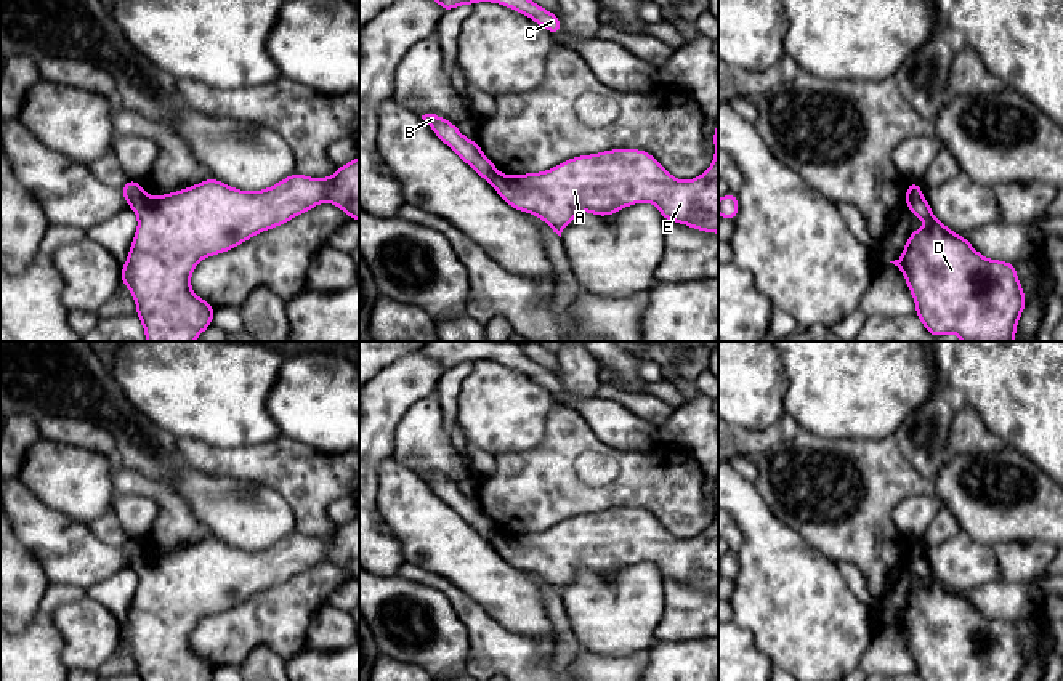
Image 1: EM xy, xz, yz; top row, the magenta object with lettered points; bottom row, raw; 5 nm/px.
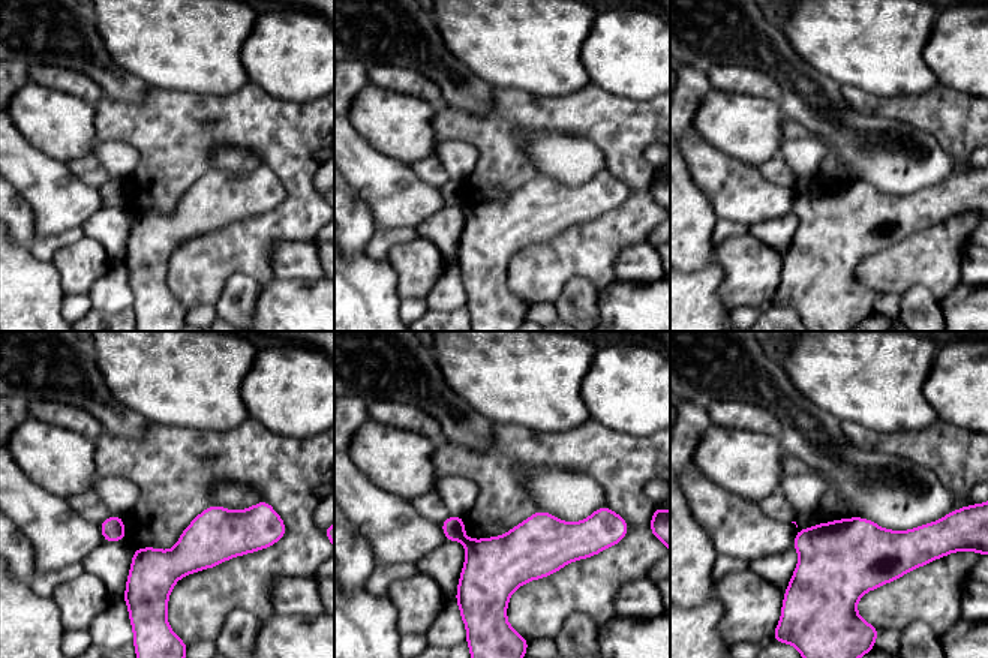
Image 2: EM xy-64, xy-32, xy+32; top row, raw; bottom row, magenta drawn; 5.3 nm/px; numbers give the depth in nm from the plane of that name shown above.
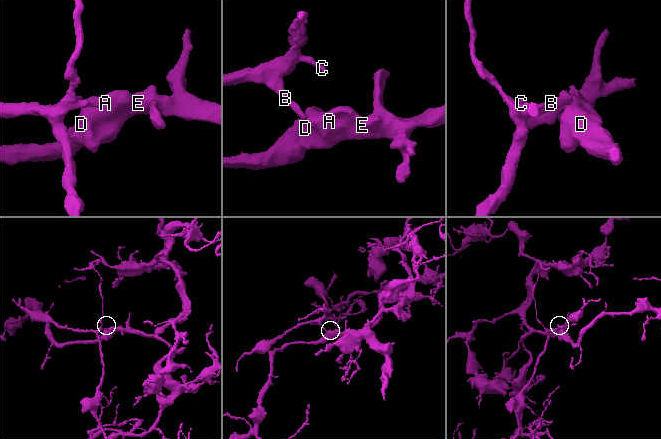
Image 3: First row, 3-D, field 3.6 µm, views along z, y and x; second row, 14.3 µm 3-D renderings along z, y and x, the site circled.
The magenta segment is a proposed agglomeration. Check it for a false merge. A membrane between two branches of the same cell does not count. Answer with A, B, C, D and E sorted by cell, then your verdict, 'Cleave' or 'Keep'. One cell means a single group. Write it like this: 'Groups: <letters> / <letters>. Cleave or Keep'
Groups: A D E / B C. Cleave

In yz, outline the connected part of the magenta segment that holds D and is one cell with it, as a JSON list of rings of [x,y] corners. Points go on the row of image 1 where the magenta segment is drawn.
[[[924,195],[909,210],[928,228],[914,229],[901,258],[890,263],[906,277],[915,316],[927,332],[933,338],[956,333],[962,341],[1015,341],[1017,324],[1026,306],[1015,264],[978,253],[964,236],[952,232],[932,213]]]

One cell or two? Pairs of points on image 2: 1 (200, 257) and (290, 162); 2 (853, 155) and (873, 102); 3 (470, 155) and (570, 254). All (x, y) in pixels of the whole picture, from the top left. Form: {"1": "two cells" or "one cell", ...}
{"1": "one cell", "2": "two cells", "3": "two cells"}

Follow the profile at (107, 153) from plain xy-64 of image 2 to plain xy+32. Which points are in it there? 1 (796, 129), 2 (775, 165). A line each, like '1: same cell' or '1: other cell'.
1: other cell
2: other cell

